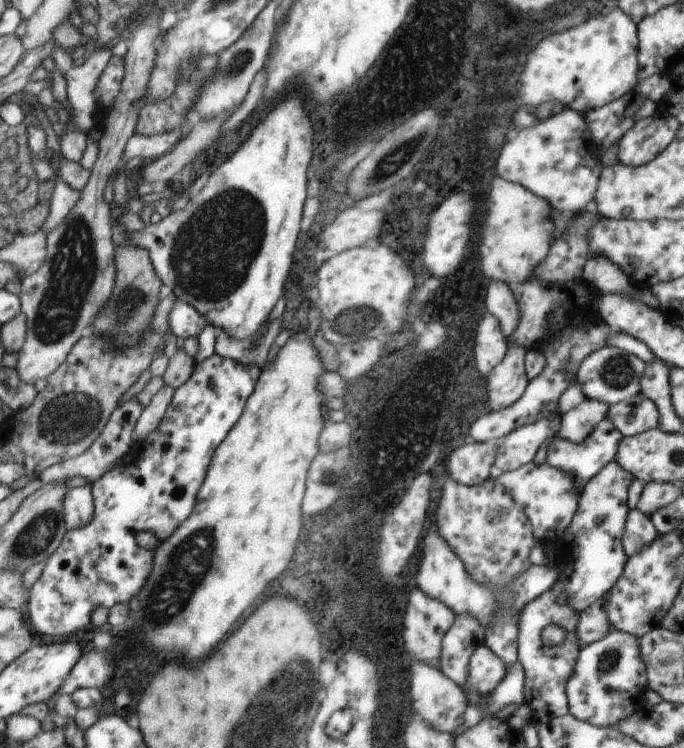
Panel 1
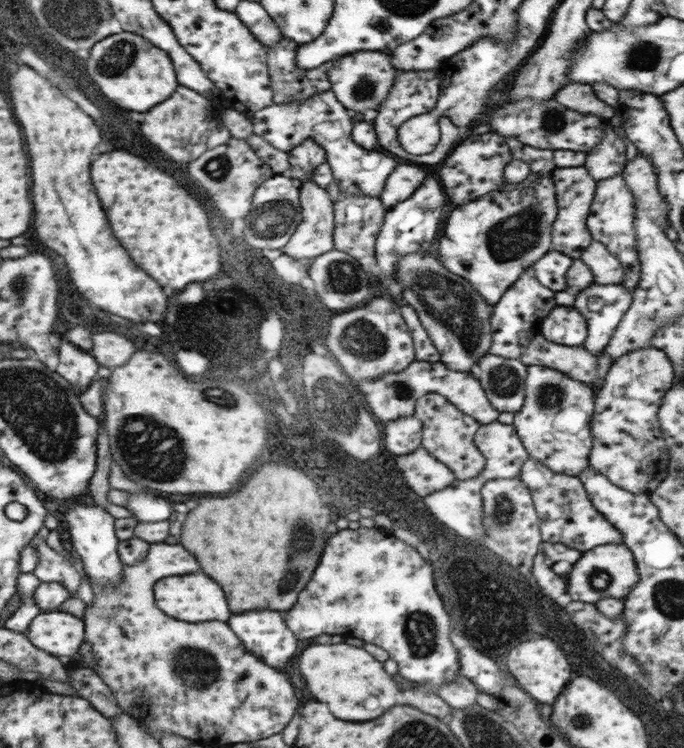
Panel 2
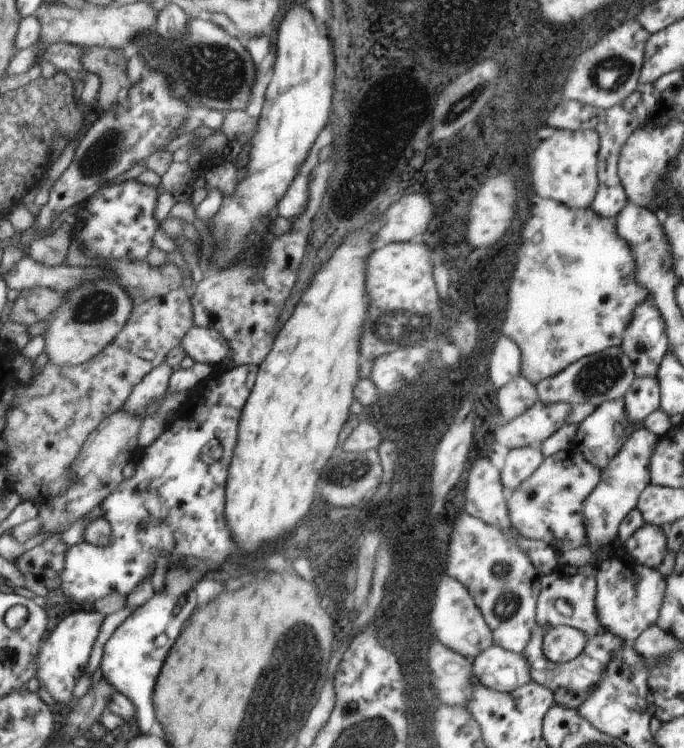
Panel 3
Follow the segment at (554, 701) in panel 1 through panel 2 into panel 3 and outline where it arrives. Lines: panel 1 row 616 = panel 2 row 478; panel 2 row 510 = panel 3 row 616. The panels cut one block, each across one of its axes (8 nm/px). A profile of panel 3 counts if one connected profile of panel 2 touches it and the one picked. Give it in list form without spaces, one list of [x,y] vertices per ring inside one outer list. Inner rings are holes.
[[[563,564],[541,578],[541,596],[539,596],[539,604],[537,604],[537,622],[539,622],[541,632],[533,634],[533,640],[529,640],[527,648],[523,650],[523,656],[531,664],[531,680],[549,688],[553,692],[555,704],[567,706],[571,710],[577,710],[589,698],[593,688],[605,676],[607,666],[613,660],[613,656],[625,646],[625,640],[609,634],[609,630],[597,618],[597,606],[595,606],[597,580],[595,580],[595,576],[597,576],[595,566],[571,568],[571,566]],[[565,622],[587,634],[587,646],[575,660],[565,662],[565,664],[555,664],[555,662],[549,662],[541,654],[541,640],[549,628],[561,626]]]

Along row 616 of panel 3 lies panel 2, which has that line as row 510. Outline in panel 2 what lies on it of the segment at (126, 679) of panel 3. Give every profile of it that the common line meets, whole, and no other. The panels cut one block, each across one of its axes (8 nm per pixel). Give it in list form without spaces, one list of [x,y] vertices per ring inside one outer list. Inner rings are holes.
[[[129,494],[129,504],[125,506],[137,522],[163,522],[169,520],[175,512],[175,506],[165,500],[147,494]]]

